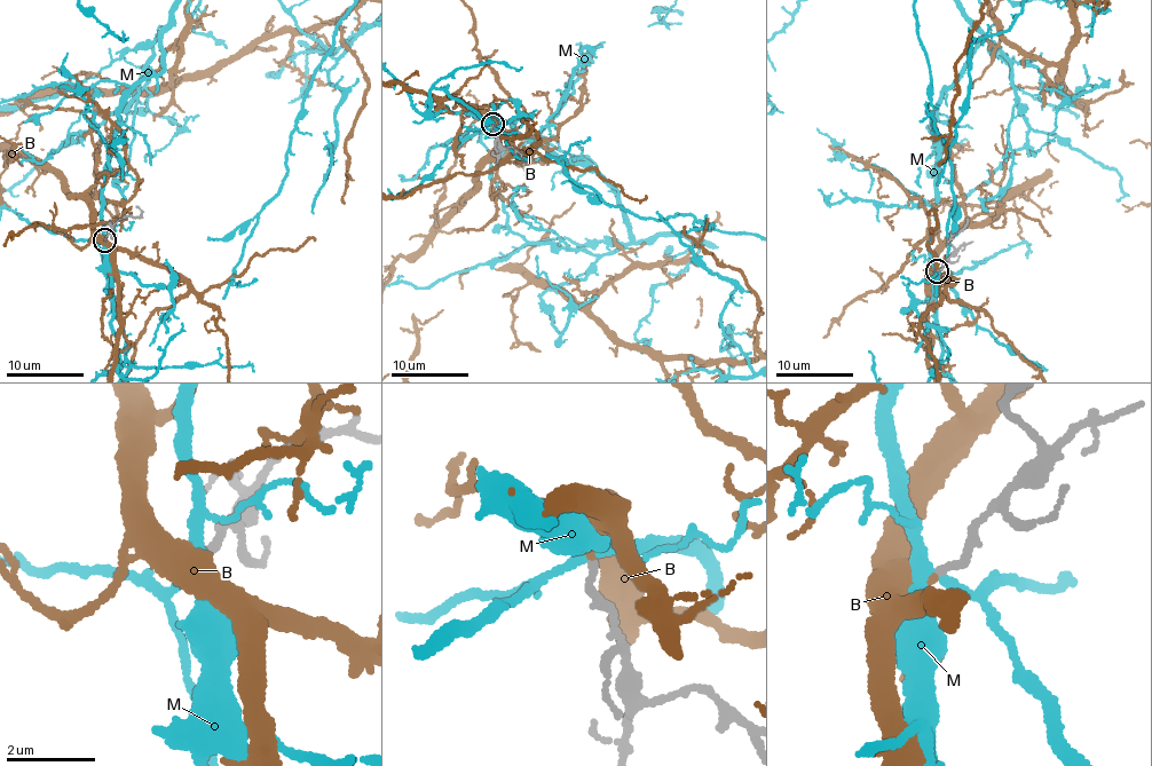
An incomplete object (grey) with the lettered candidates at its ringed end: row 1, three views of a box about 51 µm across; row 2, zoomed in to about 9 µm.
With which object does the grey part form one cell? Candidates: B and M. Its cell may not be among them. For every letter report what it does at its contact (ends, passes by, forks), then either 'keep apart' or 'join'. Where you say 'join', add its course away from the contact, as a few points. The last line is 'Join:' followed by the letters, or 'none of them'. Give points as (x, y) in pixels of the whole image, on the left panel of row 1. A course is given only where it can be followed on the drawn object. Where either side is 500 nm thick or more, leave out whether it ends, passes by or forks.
B: it ends | join
M: it forks | keep apart
Join: B

